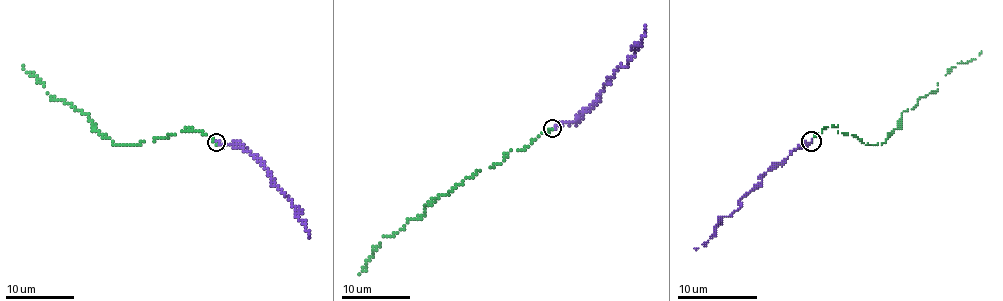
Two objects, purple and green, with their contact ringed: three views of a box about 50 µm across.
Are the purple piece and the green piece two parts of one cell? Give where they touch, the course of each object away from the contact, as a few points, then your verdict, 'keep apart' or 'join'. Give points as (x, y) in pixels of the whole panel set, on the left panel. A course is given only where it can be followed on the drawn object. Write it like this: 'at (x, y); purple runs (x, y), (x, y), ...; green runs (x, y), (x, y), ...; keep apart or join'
at (216, 142); purple runs (217, 142), (222, 145), (241, 145), (263, 164), (277, 187), (298, 207), (298, 216), (308, 235); green runs (217, 142), (200, 130), (182, 130), (136, 145), (115, 144), (96, 130), (87, 114), (51, 99), (22, 64); keep apart

